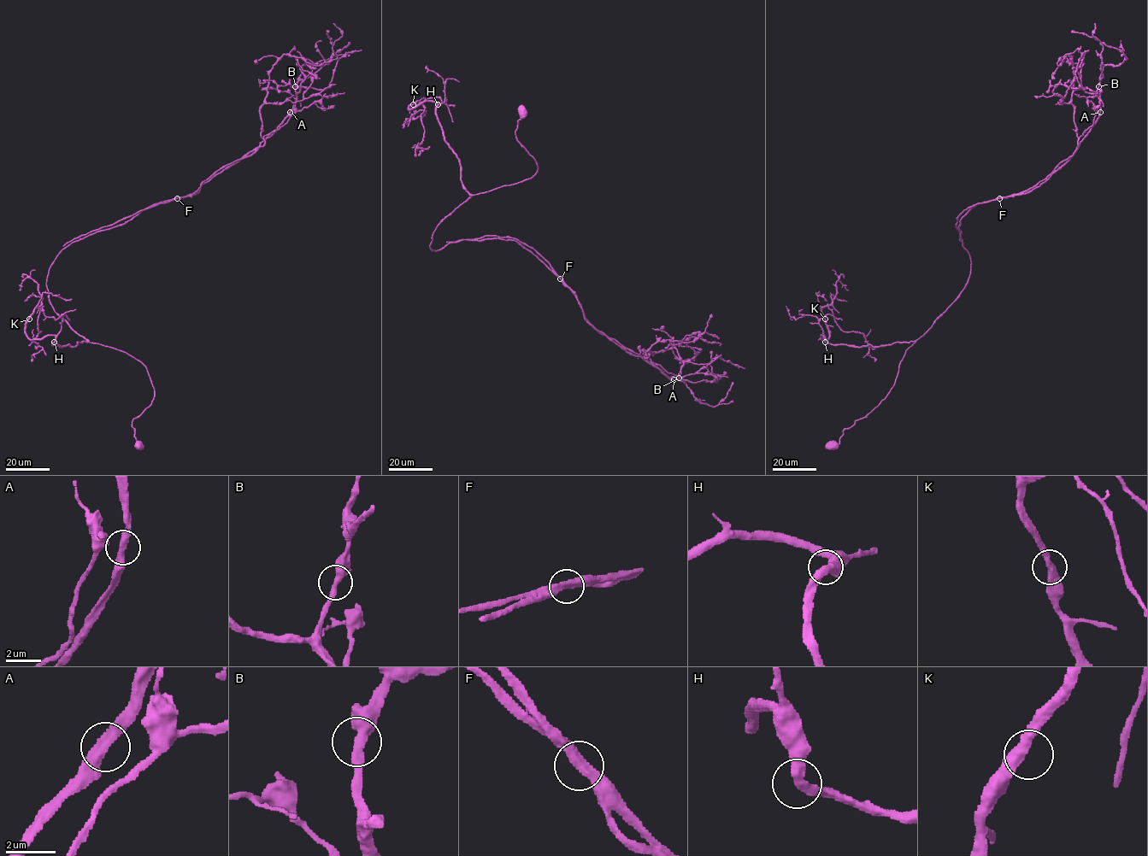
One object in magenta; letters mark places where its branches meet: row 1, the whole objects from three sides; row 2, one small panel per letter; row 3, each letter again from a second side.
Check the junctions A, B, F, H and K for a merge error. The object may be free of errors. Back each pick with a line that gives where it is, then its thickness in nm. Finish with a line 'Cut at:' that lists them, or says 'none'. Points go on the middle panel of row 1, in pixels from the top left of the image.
F: place (560, 278); calibre 400 nm
Cut at: F

